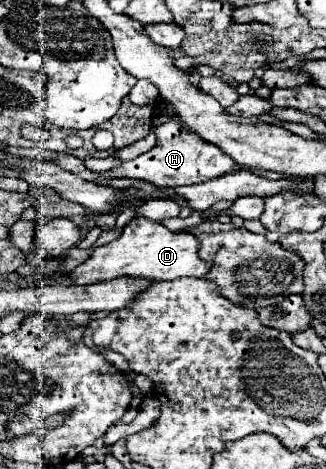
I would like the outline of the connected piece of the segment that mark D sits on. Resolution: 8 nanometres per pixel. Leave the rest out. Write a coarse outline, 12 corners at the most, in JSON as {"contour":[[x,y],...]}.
{"contour":[[140,216],[70,276],[204,278],[198,238]]}

